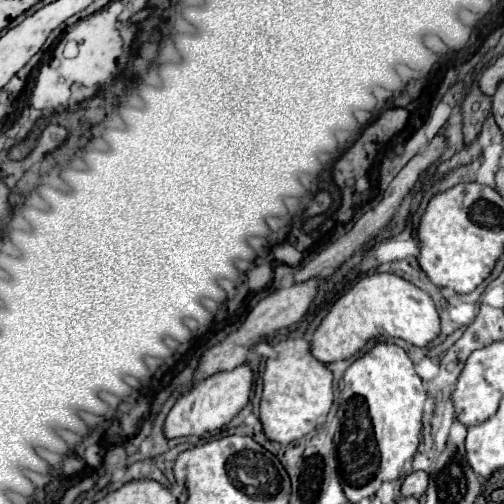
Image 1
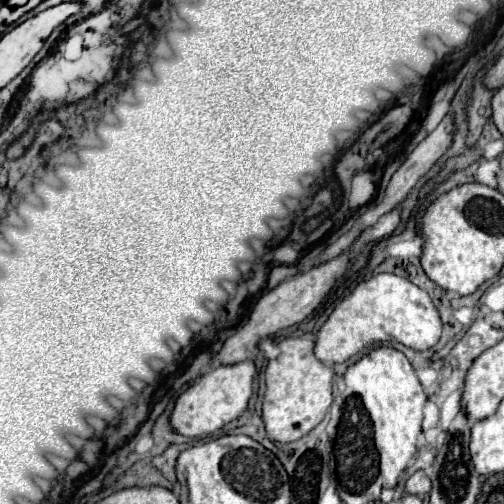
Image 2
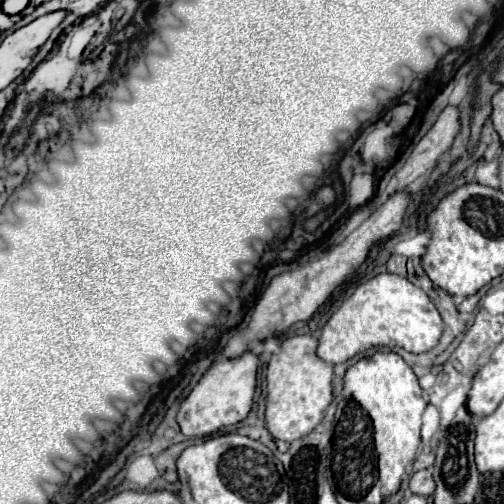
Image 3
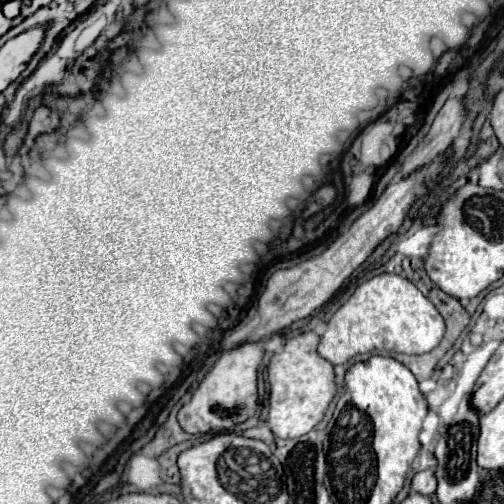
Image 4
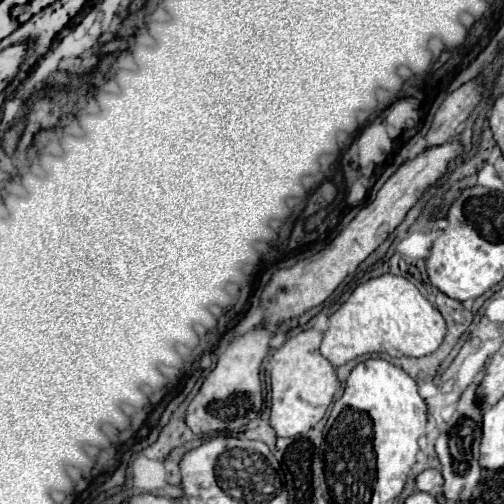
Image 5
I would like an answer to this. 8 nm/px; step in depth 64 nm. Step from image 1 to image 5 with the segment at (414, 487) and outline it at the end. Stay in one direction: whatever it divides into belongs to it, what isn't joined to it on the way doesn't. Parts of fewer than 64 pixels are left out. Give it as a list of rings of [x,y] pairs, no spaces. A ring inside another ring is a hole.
[[[430,468],[430,470],[424,470],[418,478],[416,478],[416,488],[422,490],[422,492],[432,492],[436,486],[442,486],[444,484],[444,478],[438,470]]]

